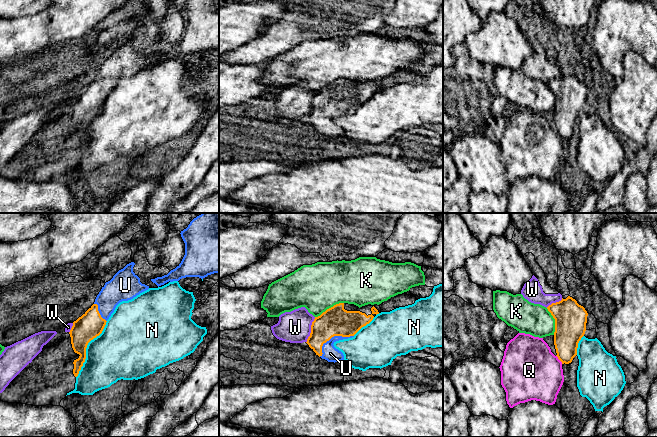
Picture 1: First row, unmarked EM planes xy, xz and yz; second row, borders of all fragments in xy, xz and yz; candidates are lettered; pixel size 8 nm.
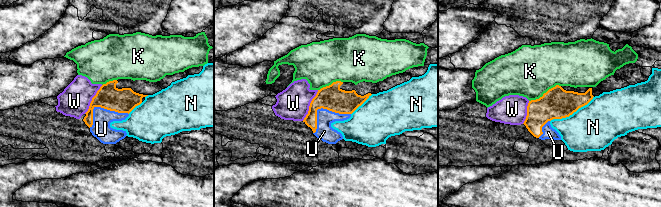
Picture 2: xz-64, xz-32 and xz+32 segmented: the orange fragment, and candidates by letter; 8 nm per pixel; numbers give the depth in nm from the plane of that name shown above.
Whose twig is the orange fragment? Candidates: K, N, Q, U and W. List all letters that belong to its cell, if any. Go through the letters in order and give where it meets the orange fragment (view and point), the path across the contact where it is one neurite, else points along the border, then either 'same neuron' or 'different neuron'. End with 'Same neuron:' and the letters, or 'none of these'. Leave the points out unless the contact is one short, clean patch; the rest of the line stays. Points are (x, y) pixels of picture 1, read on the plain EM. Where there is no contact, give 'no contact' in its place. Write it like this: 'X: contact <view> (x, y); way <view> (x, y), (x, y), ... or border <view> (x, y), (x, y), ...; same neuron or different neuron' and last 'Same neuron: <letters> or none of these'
K: contact xz (329, 84); different neuron
N: contact xy (86, 123); different neuron
Q: contact yz (558, 134); different neuron
U: contact xz (332, 112); same neuron
W: contact xz (311, 106); different neuron
Same neuron: U

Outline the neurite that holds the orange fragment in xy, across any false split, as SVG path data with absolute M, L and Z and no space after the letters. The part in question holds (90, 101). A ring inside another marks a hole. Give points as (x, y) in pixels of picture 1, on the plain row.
M134 38L127 40L106 58L94 80L73 98L69 108L71 120L74 128L80 131L73 138L75 153L78 152L85 138L88 119L102 109L116 82L149 65L149 62L142 60L140 54L133 48L134 41Z

